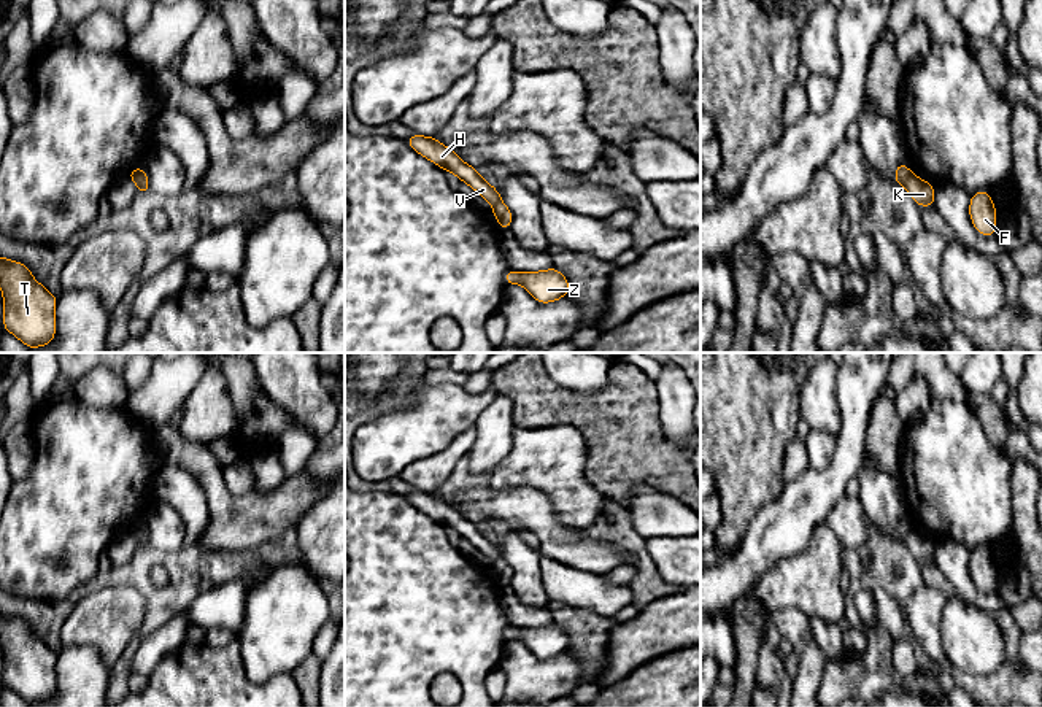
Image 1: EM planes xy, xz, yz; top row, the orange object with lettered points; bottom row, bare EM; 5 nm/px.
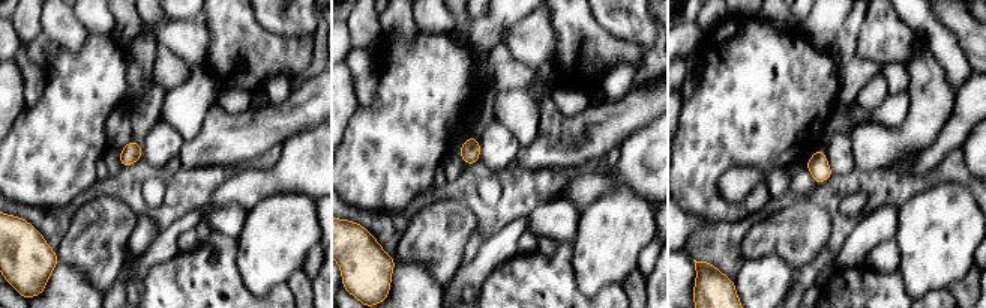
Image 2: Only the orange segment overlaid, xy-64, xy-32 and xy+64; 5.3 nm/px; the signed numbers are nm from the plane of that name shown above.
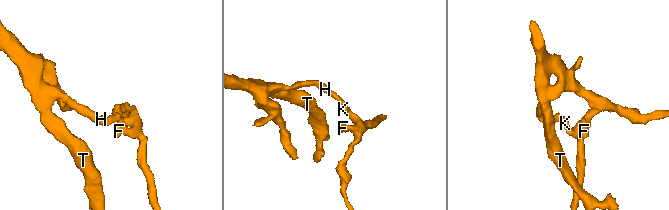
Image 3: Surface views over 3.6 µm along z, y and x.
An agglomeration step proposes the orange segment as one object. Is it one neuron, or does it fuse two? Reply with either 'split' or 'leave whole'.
split

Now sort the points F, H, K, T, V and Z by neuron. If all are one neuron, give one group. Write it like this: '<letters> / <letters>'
F K Z / H T V

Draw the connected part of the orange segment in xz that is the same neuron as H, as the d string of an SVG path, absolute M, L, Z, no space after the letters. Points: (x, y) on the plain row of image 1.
M413 489L405 497L419 512L426 513L445 527L456 531L461 539L469 540L492 562L502 558L502 550L492 540L489 540L475 523L465 520L456 507L446 500L442 500L435 493Z

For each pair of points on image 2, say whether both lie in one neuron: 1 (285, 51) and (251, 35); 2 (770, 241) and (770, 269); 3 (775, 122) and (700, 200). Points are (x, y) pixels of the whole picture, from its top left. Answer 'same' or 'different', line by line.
1: same
2: different
3: same

